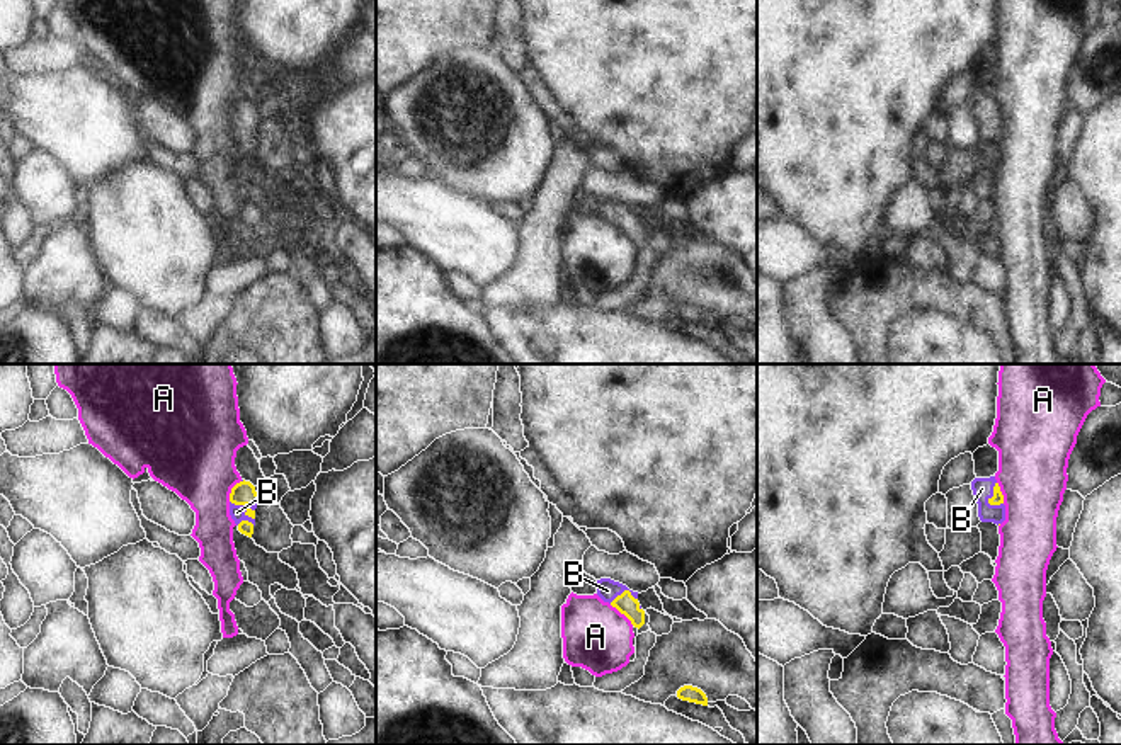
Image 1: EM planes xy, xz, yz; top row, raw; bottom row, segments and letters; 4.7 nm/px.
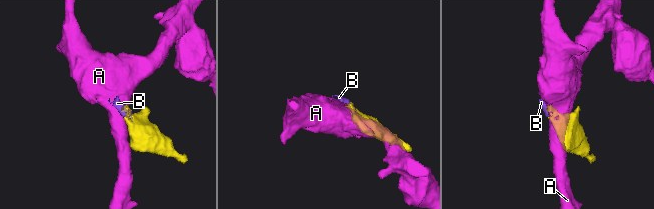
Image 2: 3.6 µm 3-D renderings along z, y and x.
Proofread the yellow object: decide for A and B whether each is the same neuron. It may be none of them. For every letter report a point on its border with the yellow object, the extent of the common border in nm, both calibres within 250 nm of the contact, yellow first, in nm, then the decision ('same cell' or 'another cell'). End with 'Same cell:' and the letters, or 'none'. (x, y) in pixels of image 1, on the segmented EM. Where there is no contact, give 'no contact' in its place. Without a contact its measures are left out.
A: meets yellow in xz at (621, 613); contact 160 nm long; 100 nm thick on the yellow side, 320 nm on the other; another cell
B: meets yellow in xy at (247, 509); contact 170 nm long; 110 nm thick on the yellow side, 70 nm on the other; same cell
Same cell: B

